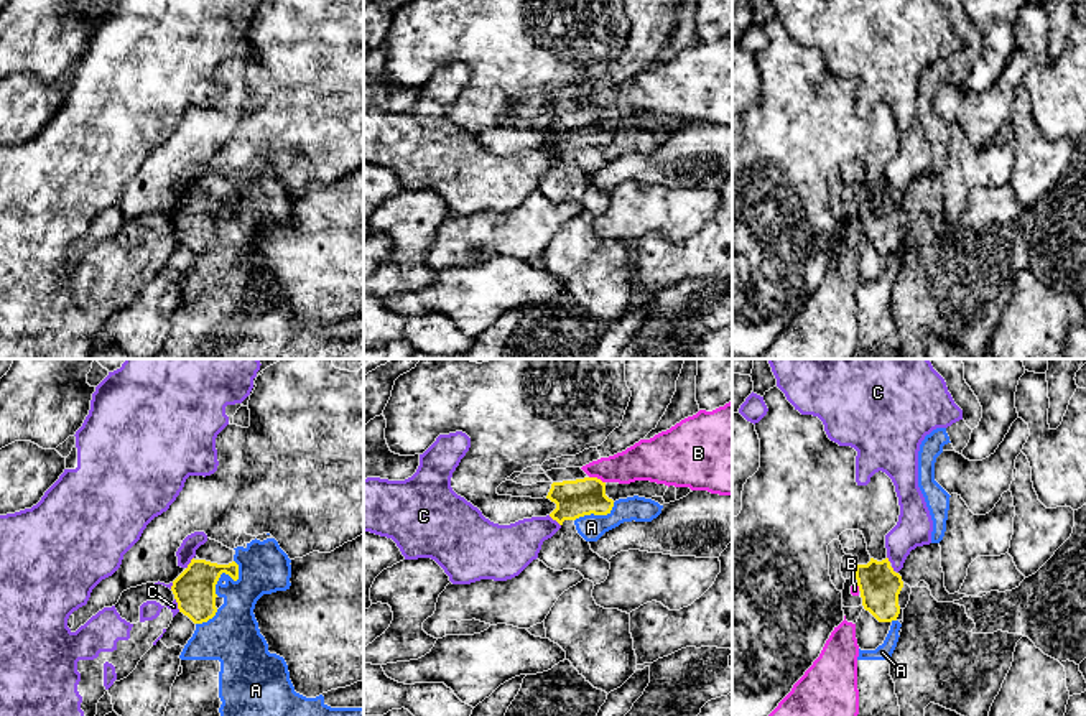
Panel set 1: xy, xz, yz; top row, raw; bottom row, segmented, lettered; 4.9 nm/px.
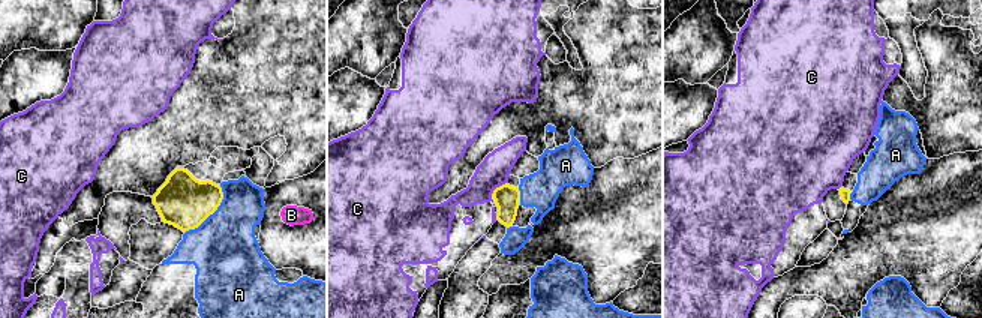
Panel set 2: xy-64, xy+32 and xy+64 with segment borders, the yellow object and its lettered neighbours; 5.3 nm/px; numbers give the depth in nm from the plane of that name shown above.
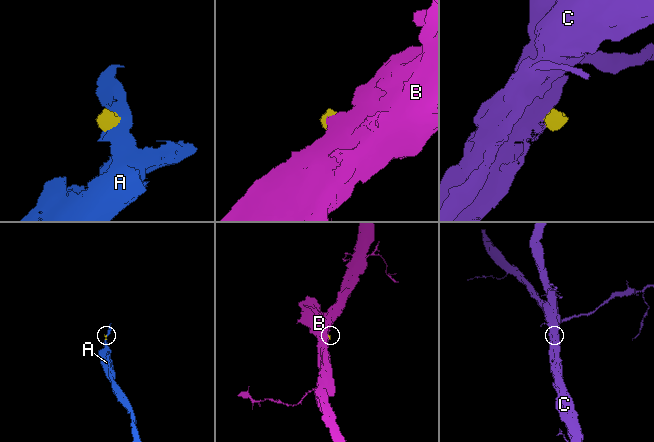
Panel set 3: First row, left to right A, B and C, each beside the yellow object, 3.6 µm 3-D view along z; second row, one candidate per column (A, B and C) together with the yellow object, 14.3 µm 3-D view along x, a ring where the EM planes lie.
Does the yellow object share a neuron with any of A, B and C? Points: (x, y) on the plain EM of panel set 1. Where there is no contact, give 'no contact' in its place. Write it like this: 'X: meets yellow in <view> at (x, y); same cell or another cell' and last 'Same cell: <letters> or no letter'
A: meets yellow in xy at (227, 204); another cell
B: meets yellow in xz at (596, 109); another cell
C: meets yellow in xz at (555, 150); another cell
Same cell: no letter

